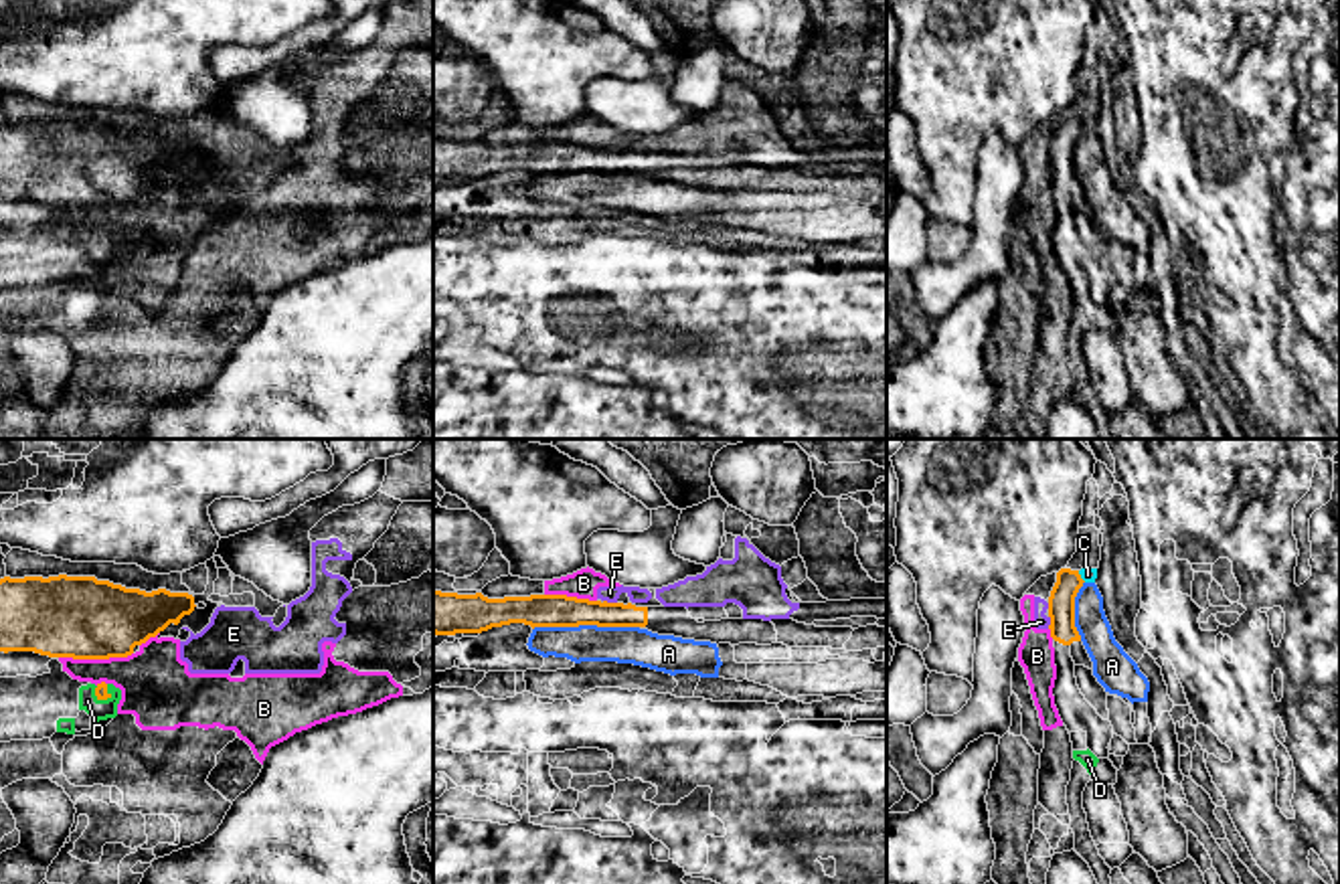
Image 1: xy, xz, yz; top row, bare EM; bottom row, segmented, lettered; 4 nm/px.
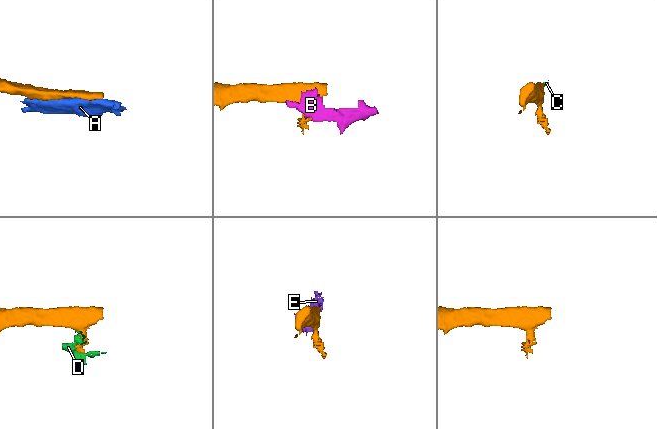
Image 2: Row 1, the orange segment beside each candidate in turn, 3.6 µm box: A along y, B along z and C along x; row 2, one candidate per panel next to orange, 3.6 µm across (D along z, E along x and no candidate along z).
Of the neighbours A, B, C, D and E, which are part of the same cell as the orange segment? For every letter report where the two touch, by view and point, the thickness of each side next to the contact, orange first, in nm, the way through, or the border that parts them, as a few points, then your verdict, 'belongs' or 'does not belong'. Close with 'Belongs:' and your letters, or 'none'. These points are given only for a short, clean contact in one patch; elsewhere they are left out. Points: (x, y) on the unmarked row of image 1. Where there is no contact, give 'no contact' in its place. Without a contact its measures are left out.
A: xz (585, 170) | 130/150 nm | does not belong
B: xy (96, 205) | 320/280 nm | does not belong
C: yz (1079, 124) | 110/60 nm | along yz (1077, 118), (1085, 128) | does not belong
D: xy (108, 243) | 50/80 nm | does not belong
E: xz (610, 150) | 130/60 nm | along xz (604, 146), (616, 150) | does not belong
Belongs: none

